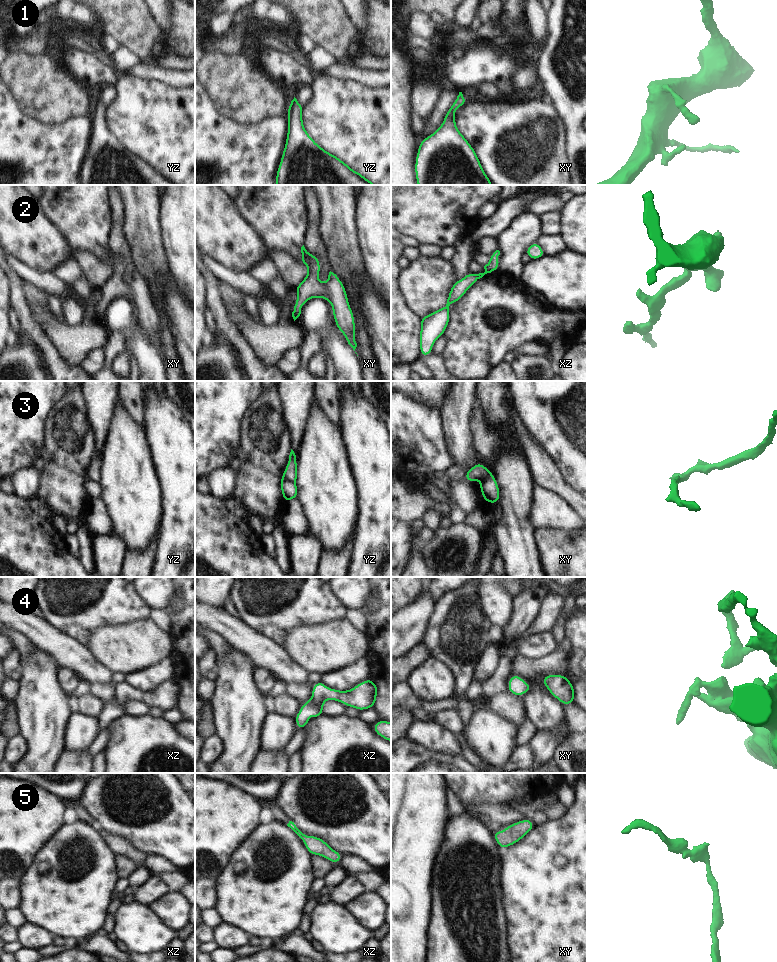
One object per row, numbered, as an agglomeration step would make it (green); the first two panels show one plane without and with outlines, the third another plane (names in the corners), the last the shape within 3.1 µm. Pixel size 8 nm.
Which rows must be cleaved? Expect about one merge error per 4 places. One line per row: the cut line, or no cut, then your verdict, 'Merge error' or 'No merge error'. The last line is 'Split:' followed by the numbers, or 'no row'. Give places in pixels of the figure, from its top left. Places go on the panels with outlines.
1: No split. No merge error
2: No split. No merge error
3: Split along yz (283, 474), (290, 481), (294, 482). Merge error
4: No split. No merge error
5: No split. No merge error
Split: 3.

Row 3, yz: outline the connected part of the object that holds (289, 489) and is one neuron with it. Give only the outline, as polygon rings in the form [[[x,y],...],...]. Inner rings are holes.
[[[283,475],[281,478],[281,491],[283,495],[283,501],[288,502],[294,498],[298,498],[298,491],[297,491],[297,485],[295,482],[290,482],[285,475]]]

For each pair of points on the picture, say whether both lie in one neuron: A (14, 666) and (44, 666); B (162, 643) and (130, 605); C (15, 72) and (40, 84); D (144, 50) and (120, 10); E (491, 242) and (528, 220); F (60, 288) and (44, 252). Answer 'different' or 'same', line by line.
A: different
B: different
C: same
D: same
E: different
F: different

